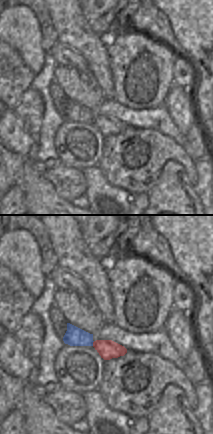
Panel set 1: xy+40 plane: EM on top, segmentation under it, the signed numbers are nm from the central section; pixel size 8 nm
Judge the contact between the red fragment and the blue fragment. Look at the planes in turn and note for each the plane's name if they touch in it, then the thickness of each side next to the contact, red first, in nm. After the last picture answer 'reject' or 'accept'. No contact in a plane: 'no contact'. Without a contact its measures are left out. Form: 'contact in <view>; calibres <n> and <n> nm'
contact in xy+40; calibres 160 and 160 nm

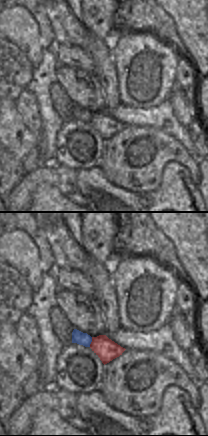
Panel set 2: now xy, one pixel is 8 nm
contact in xy; calibres 170 and 100 nm

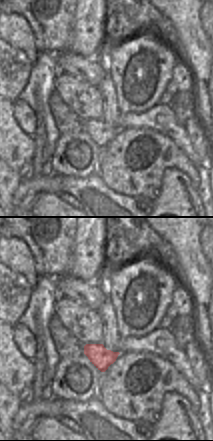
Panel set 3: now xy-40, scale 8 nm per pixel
no contact

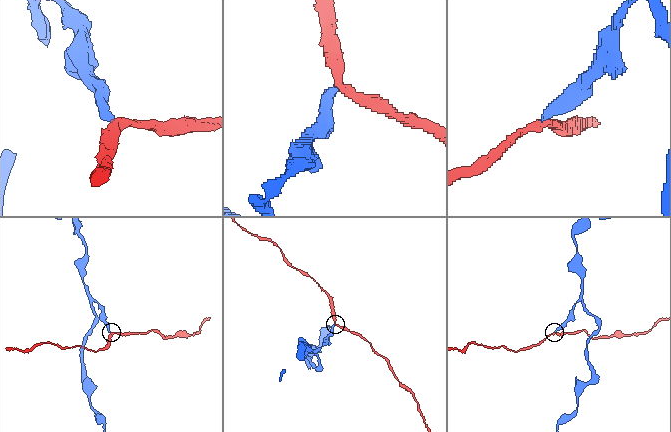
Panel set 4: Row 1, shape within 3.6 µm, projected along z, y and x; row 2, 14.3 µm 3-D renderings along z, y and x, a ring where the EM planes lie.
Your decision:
reject

